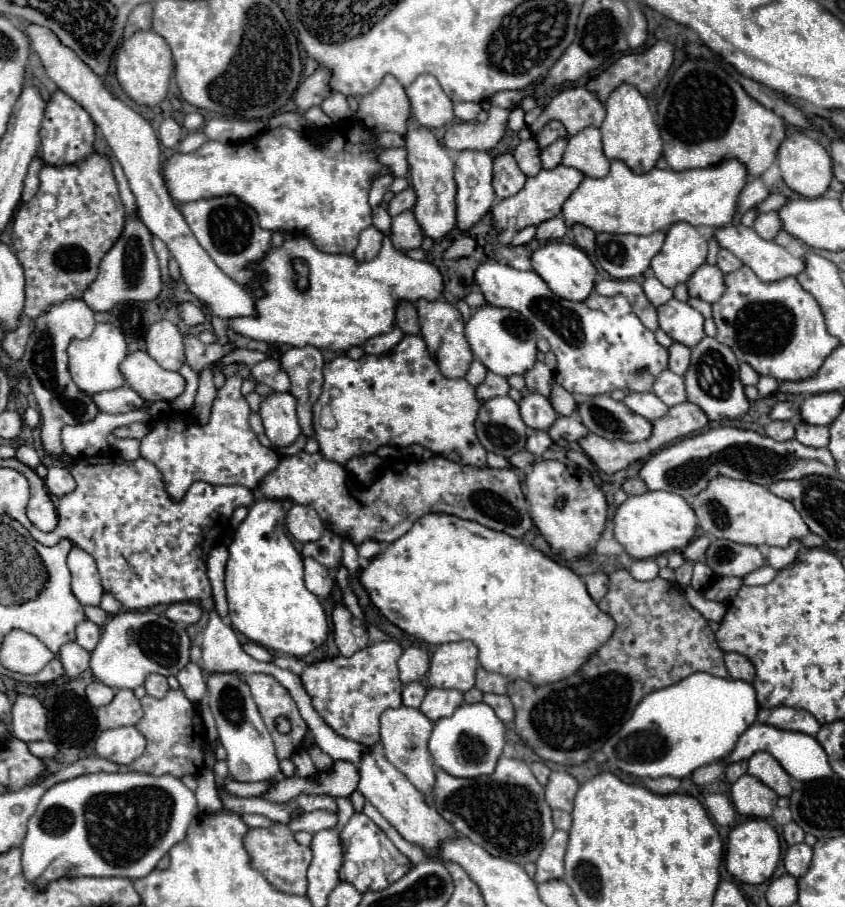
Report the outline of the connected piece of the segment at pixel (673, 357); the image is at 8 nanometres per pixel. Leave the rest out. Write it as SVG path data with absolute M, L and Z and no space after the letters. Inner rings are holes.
M674 342L674 344L668 348L668 368L670 368L674 374L684 376L688 366L690 366L690 348L686 348L684 344Z

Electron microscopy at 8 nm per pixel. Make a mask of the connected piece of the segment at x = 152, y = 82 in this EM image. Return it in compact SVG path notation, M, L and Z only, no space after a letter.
M138 30L130 38L126 38L116 52L116 78L122 90L142 106L156 106L158 102L164 100L172 72L174 72L174 60L170 46L156 32Z

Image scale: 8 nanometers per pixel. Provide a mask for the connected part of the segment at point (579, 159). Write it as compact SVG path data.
M584 128L576 136L568 140L564 158L564 166L578 168L586 176L592 178L602 178L610 170L610 160L602 152L602 140L600 140L600 130L598 128Z

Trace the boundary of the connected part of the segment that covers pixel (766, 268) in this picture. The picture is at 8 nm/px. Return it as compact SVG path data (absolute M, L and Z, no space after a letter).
M744 224L738 226L724 226L724 228L716 228L714 234L716 242L730 250L734 256L738 256L738 260L742 260L742 264L746 264L748 268L752 268L752 272L762 280L762 282L774 282L774 280L782 280L786 276L796 276L798 272L802 272L802 260L794 258L786 248L778 246L776 242L764 240L760 238L754 228L748 228Z

